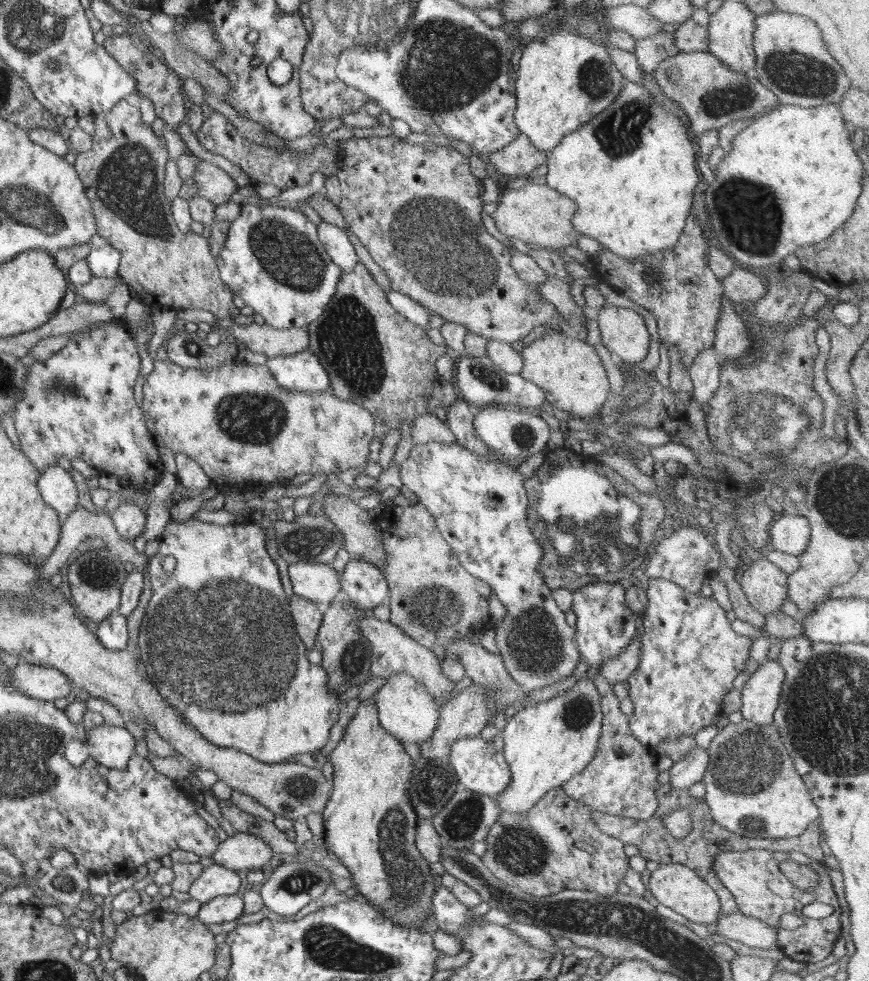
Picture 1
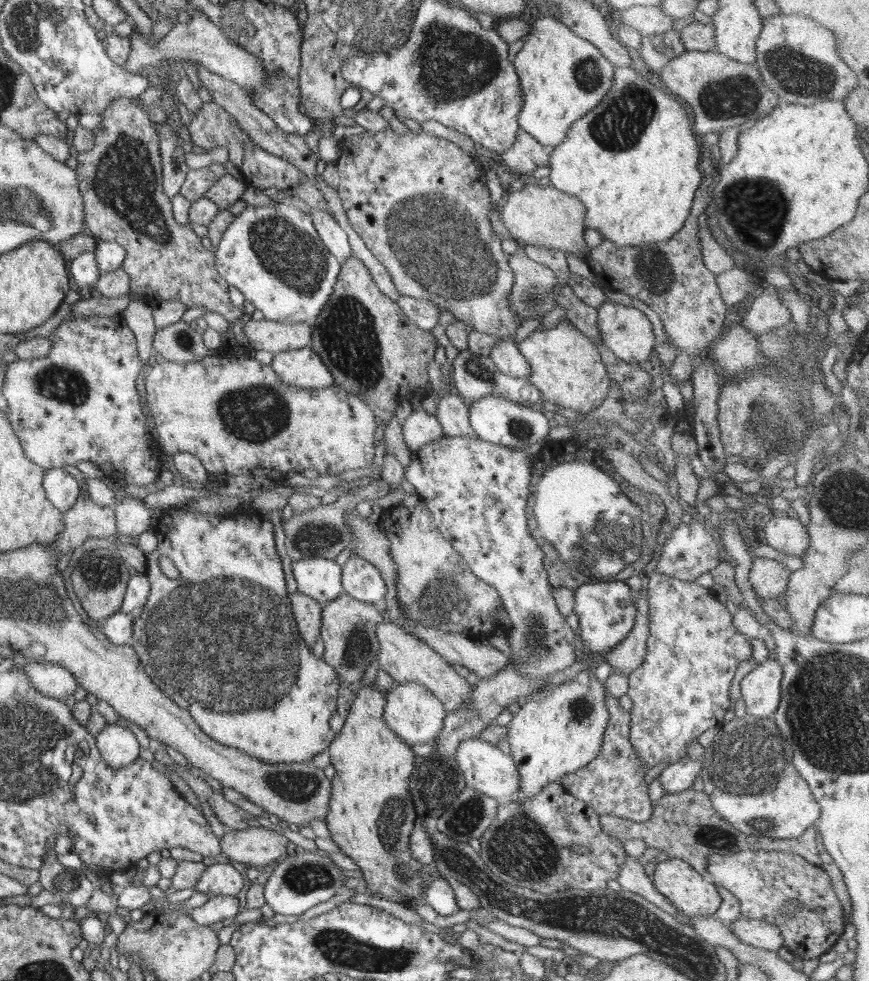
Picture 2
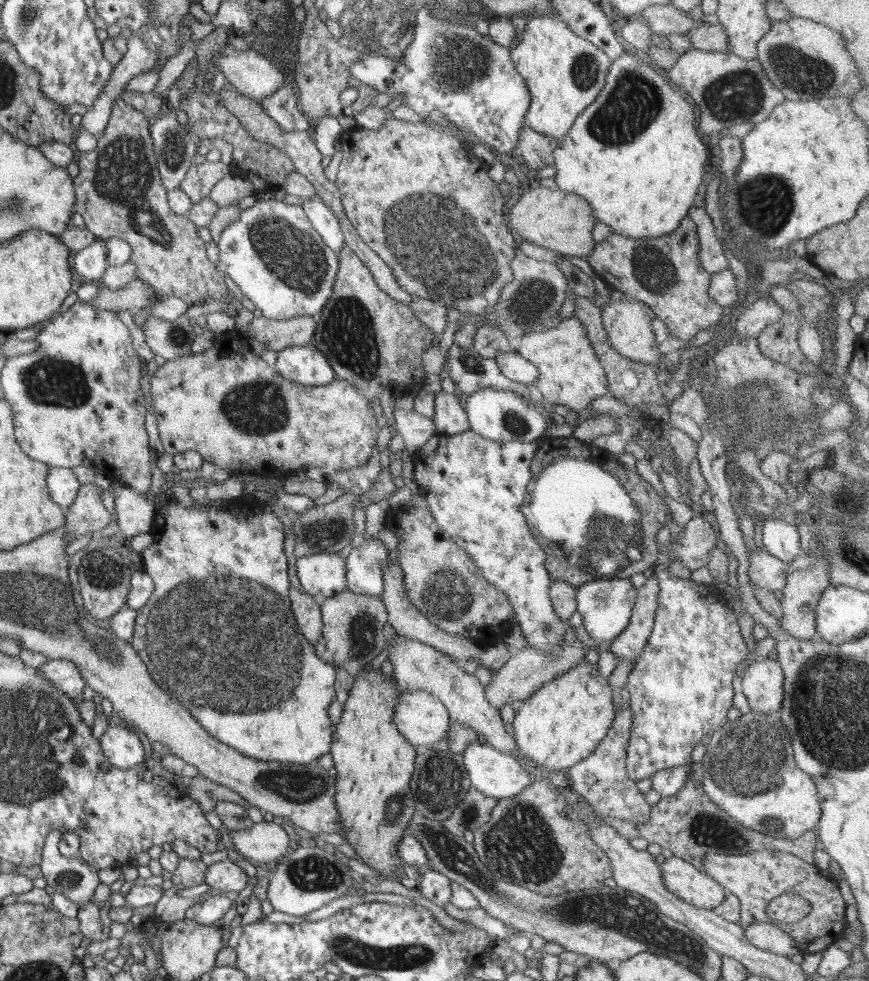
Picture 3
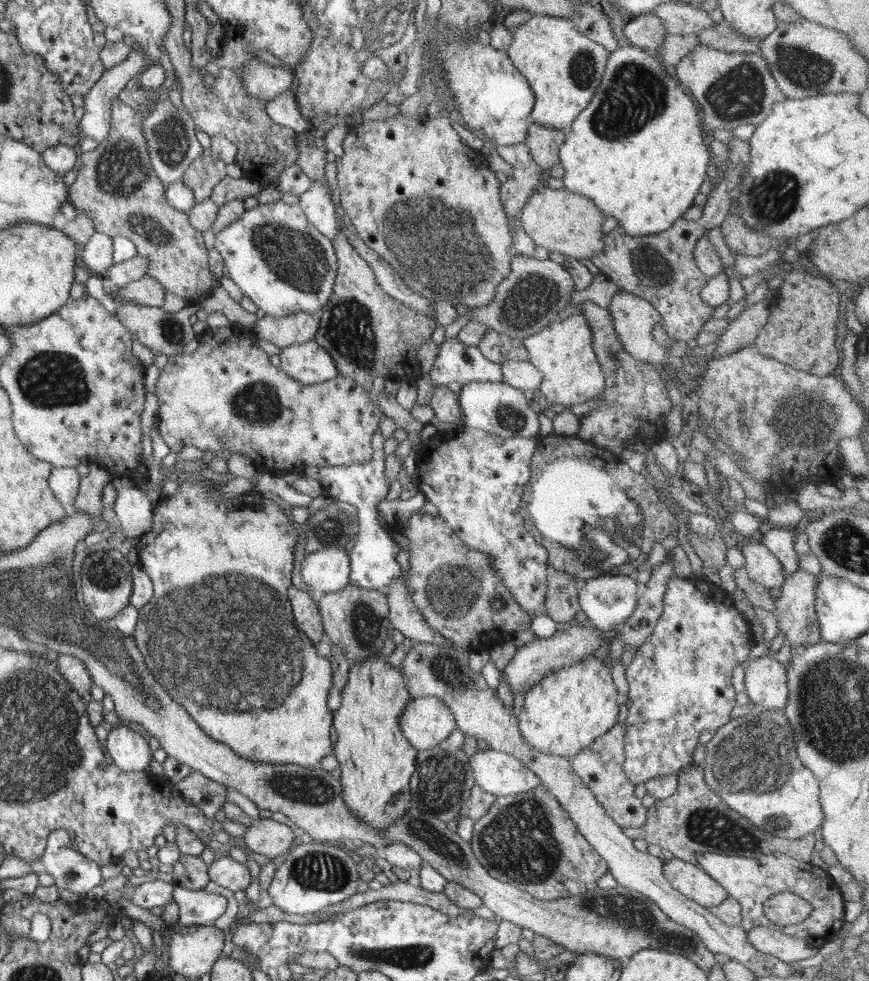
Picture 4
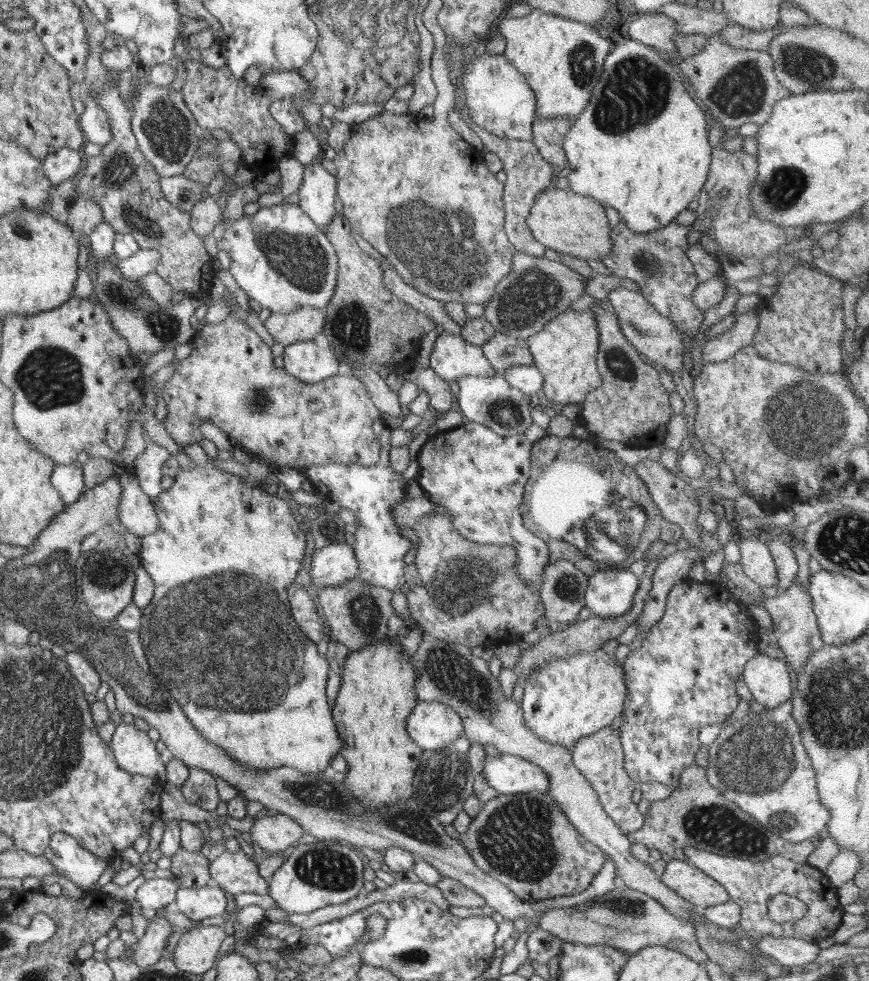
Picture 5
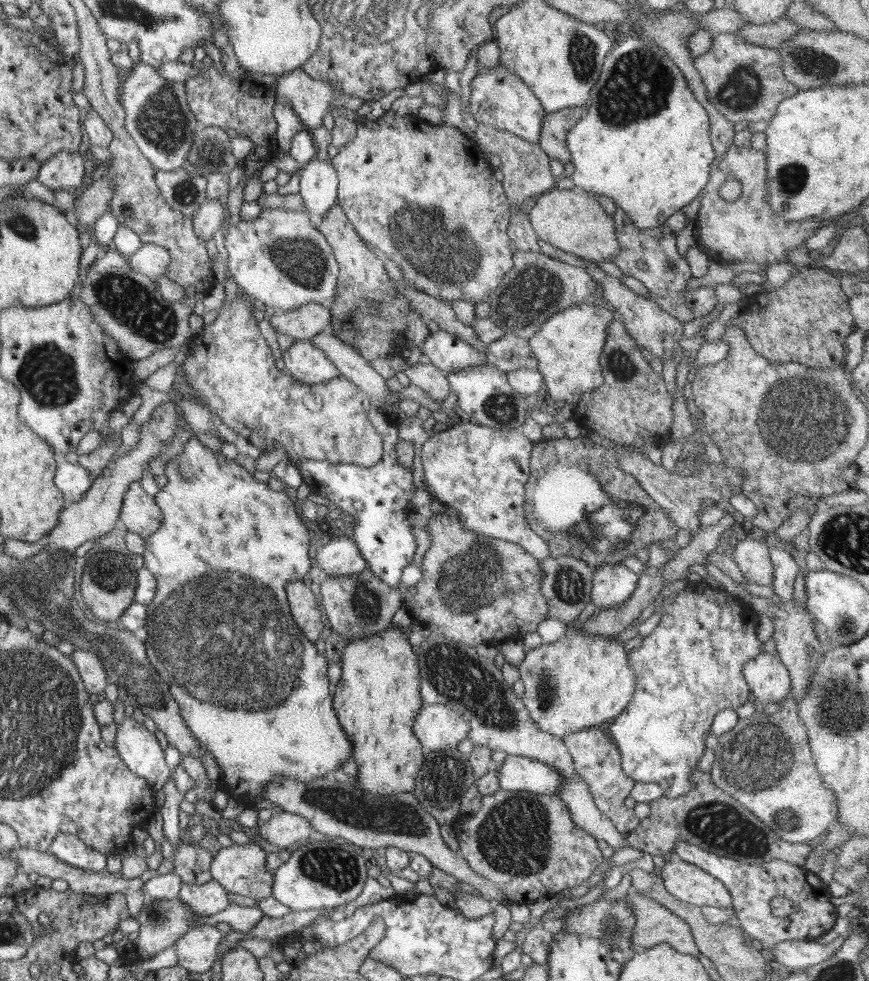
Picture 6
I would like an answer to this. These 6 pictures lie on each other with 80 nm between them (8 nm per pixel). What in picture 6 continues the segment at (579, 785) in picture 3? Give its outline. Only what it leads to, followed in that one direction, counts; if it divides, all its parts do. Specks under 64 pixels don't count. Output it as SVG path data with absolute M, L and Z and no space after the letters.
M594 726L586 730L571 732L563 736L563 743L567 746L573 758L575 771L589 784L596 806L605 816L610 818L614 827L621 833L627 836L633 834L634 829L641 825L642 820L636 816L633 809L628 809L624 805L624 800L629 796L629 792L636 782L621 767L619 748L613 742L611 736L607 734L607 729L601 730Z

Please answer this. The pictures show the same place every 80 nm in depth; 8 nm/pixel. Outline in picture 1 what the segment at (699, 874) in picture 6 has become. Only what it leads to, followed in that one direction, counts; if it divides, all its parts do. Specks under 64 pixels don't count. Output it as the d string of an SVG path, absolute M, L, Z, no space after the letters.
M680 863L661 864L653 872L647 873L650 892L660 904L672 908L674 912L682 914L688 920L705 925L712 925L718 921L721 902L716 891L699 877L691 868Z

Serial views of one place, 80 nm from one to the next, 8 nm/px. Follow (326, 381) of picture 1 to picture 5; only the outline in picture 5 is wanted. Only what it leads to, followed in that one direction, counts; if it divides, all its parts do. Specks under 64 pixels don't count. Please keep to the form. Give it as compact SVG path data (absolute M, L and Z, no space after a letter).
M313 341L298 342L285 347L283 370L302 383L318 383L342 372L335 352L316 346Z

